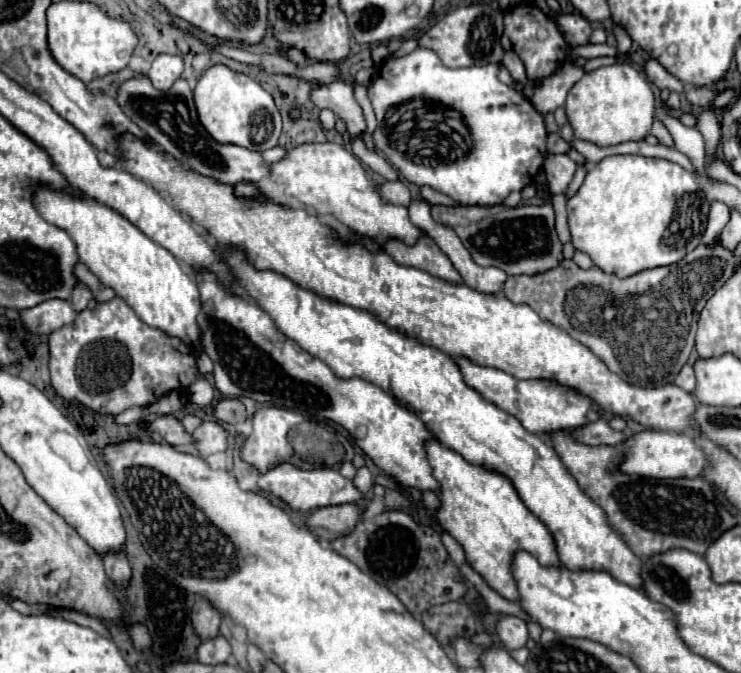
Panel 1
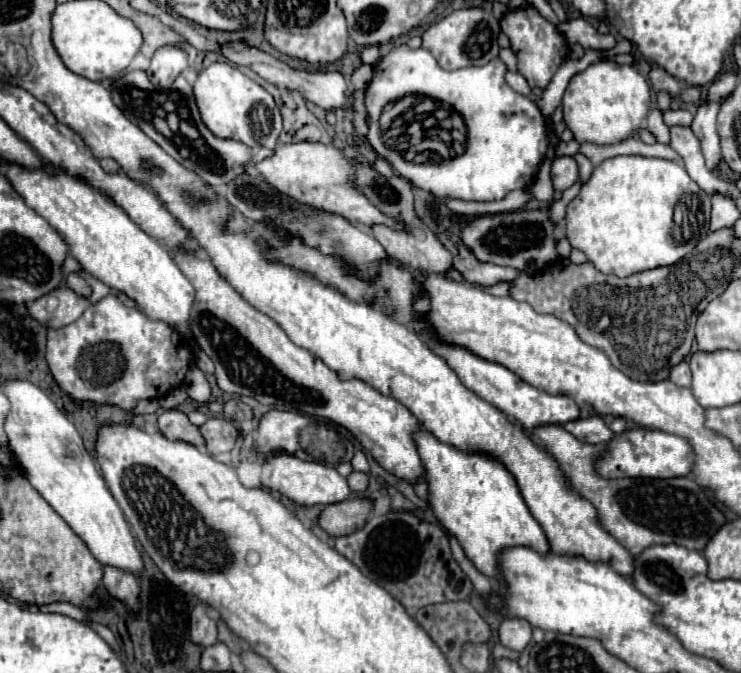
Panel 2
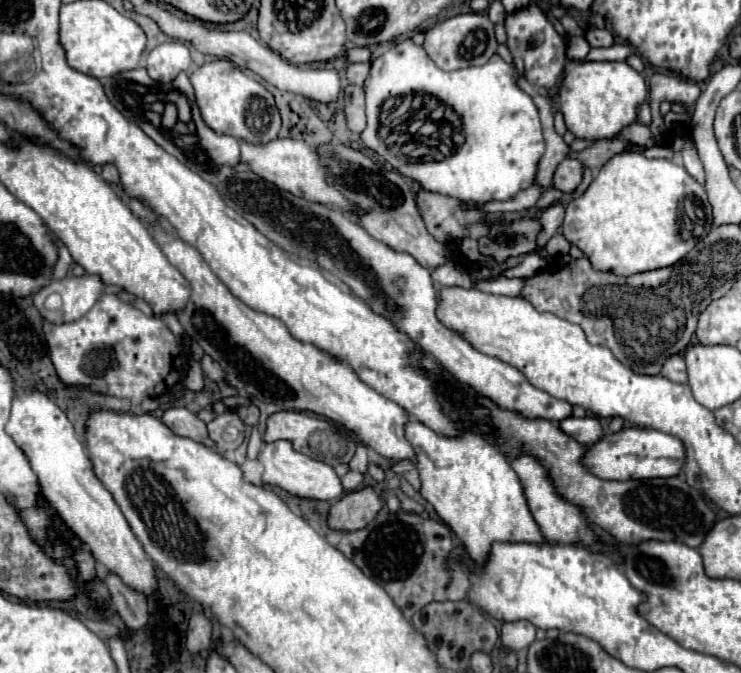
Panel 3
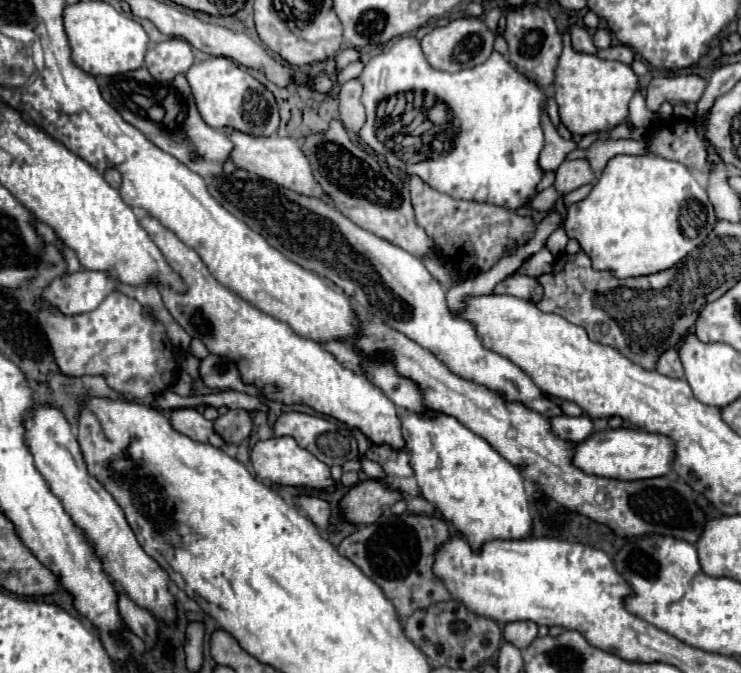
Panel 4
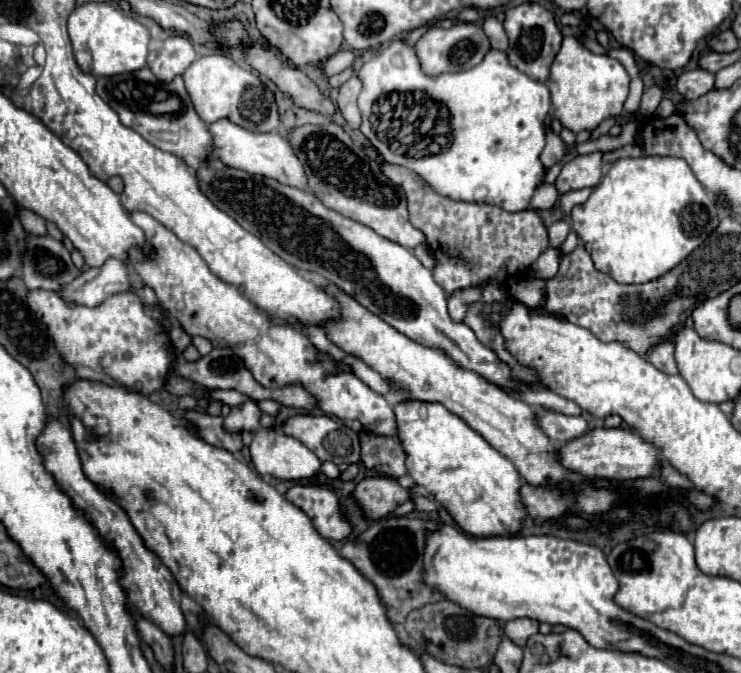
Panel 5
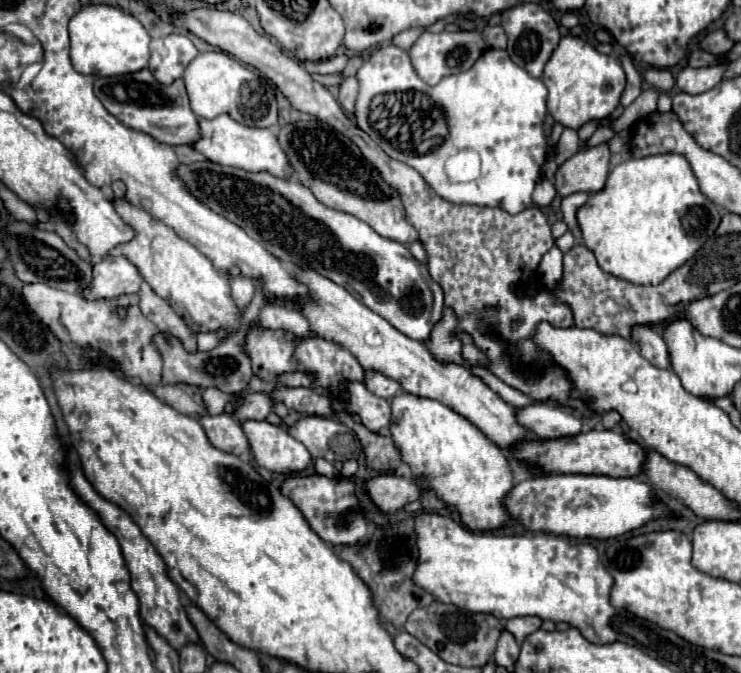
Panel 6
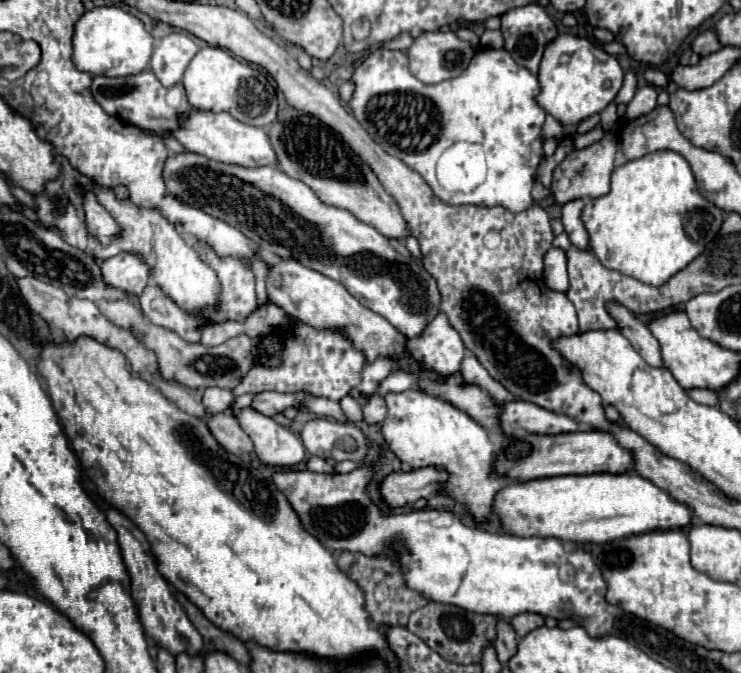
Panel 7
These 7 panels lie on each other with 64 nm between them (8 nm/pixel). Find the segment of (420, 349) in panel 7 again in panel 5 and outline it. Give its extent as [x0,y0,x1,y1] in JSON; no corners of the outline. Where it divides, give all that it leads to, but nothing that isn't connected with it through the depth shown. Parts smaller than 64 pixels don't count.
[448,288,482,322]

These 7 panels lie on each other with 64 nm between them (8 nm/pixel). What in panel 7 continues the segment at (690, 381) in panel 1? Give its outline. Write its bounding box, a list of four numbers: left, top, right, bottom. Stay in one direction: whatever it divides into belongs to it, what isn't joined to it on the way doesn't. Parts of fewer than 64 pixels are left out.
[606,302,662,366]

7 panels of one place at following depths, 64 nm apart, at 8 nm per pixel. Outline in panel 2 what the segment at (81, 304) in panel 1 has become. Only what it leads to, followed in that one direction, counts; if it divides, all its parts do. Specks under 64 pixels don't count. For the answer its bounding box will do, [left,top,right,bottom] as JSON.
[66,274,90,296]

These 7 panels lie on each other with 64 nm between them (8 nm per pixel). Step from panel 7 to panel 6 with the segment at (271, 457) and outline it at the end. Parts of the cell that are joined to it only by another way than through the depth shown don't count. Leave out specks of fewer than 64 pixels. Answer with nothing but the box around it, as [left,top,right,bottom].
[242,420,314,472]

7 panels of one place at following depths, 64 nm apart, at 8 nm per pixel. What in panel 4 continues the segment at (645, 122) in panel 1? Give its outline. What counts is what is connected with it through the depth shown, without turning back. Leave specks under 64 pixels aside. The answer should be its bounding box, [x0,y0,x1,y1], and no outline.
[552,34,638,136]

